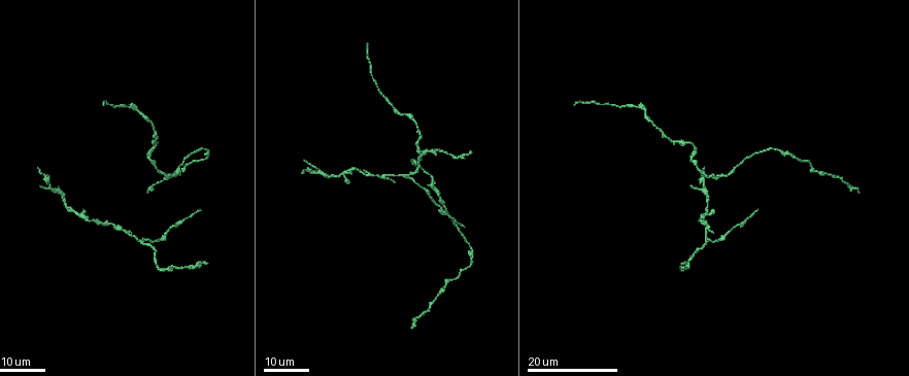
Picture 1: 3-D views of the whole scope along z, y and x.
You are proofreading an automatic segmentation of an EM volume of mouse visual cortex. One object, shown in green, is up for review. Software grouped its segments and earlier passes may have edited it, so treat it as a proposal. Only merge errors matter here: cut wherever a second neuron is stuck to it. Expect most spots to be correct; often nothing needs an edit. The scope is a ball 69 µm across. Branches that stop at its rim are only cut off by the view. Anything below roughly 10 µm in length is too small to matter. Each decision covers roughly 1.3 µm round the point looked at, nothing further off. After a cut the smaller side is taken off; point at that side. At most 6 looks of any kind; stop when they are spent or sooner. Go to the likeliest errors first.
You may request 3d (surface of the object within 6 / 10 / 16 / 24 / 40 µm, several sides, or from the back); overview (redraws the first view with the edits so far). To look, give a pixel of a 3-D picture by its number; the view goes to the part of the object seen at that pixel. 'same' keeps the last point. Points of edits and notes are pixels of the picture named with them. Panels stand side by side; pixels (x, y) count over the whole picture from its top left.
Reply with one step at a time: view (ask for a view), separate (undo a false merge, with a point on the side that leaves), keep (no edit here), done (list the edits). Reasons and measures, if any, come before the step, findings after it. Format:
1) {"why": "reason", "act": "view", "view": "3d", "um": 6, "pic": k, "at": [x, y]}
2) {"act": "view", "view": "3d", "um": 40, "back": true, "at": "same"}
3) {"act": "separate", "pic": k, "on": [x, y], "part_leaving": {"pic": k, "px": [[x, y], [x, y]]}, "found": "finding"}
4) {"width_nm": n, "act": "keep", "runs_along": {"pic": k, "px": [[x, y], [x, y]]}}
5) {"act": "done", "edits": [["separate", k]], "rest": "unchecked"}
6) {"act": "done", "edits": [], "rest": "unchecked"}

{"why": "a fork", "act": "view", "view": "3d", "um": 24, "pic": 1, "at": [140, 240]}

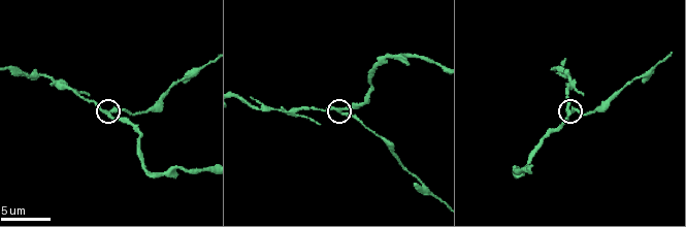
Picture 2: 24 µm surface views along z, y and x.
{"act": "view", "view": "3d", "um": 6, "pic": 2, "at": [110, 116]}

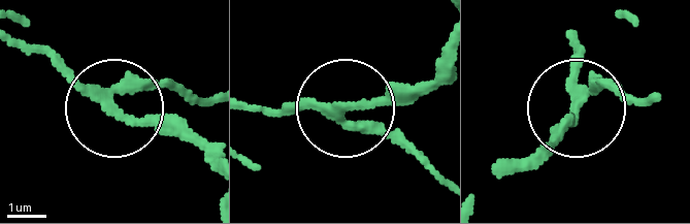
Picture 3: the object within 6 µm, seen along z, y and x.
{"why": "other side", "act": "view", "view": "3d", "um": 6, "back": true, "pic": 3, "at": [114, 110]}

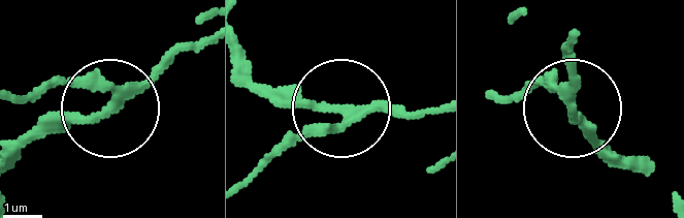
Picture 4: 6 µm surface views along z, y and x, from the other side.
{"width_nm": 170, "act": "keep", "found": "all the same neuron"}

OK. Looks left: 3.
{"why": "sudden change in width", "act": "view", "view": "3d", "um": 16, "pic": 1, "at": [712, 176]}

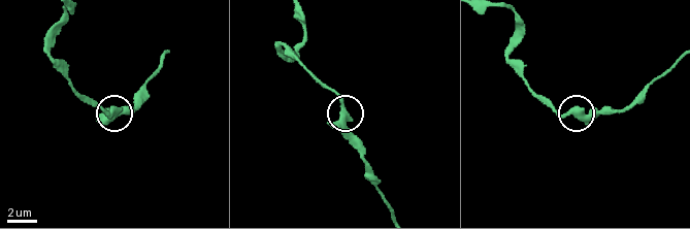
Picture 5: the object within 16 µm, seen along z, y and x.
{"act": "view", "view": "3d", "um": 10, "pic": 5, "at": [112, 110]}

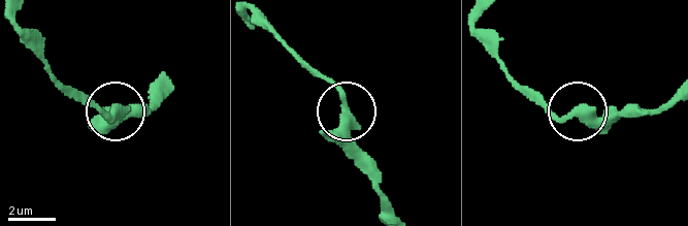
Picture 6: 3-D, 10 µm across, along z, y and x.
{"why": "from behind", "act": "view", "view": "3d", "um": 10, "back": true, "pic": 6, "at": [113, 113]}

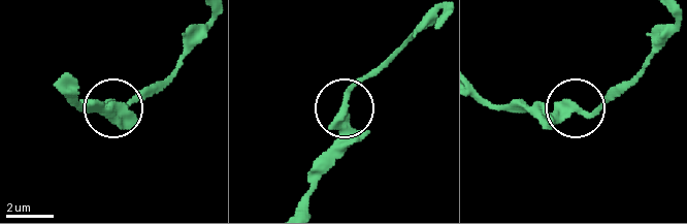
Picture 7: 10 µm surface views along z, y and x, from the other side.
{"act": "keep", "runs_along": {"pic": 7, "px": [[300, 202], [314, 163], [339, 133], [344, 97], [369, 70]]}, "found": "one neuron here"}

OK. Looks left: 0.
{"act": "done", "edits": [], "rest": "unchecked"}

